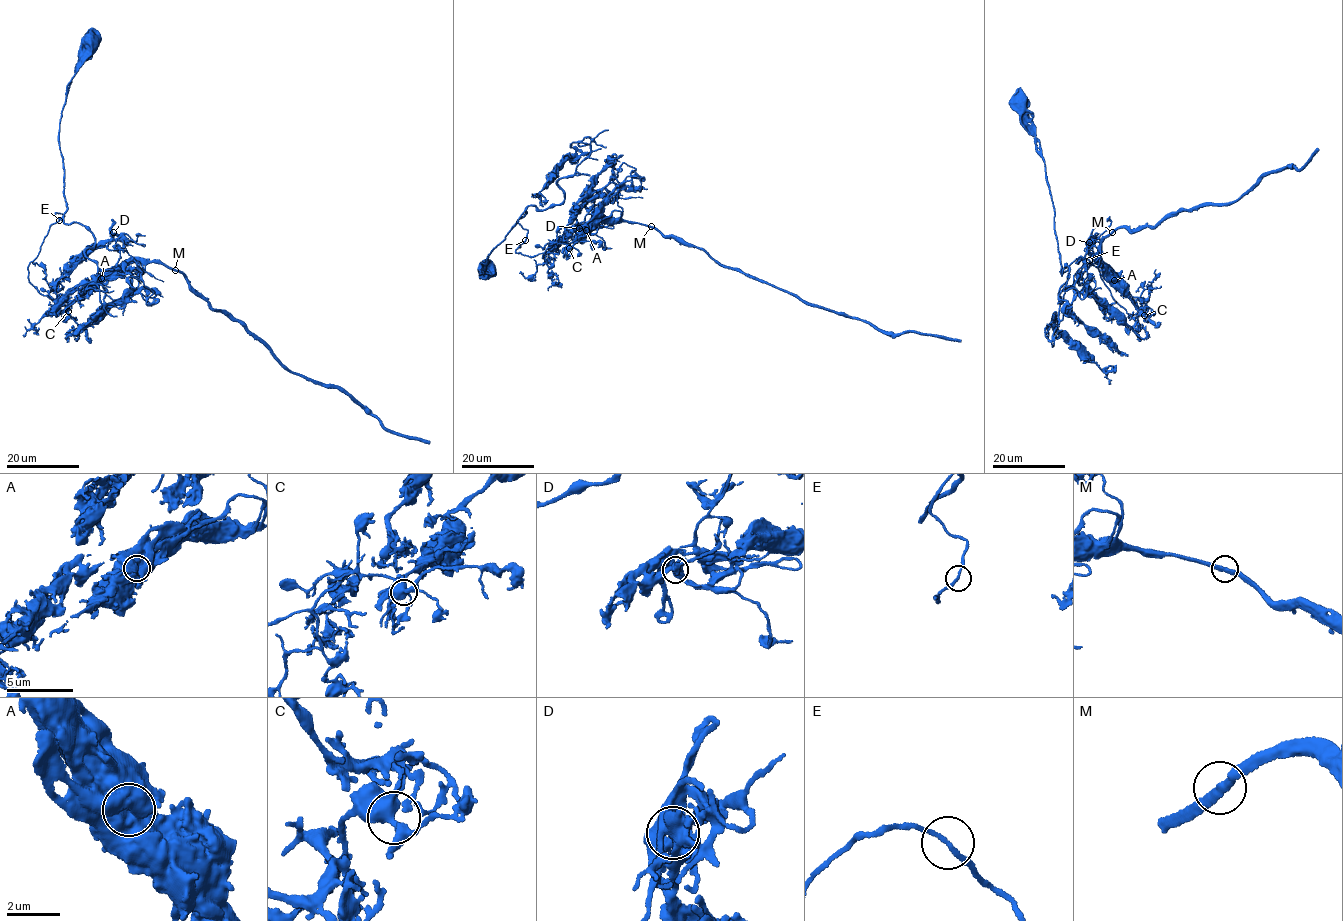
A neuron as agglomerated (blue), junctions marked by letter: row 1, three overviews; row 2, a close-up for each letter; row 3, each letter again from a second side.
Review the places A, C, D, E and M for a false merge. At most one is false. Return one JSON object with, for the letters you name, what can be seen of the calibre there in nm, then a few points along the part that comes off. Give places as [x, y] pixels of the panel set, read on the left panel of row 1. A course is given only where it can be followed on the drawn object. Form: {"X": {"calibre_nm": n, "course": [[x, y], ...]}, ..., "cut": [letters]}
{"A": {"calibre_nm": 1200, "course": [[101, 278], [134, 261], [180, 271], [212, 308], [245, 323], [282, 364], [343, 388], [386, 429], [428, 444]]}, "cut": ["A"]}

